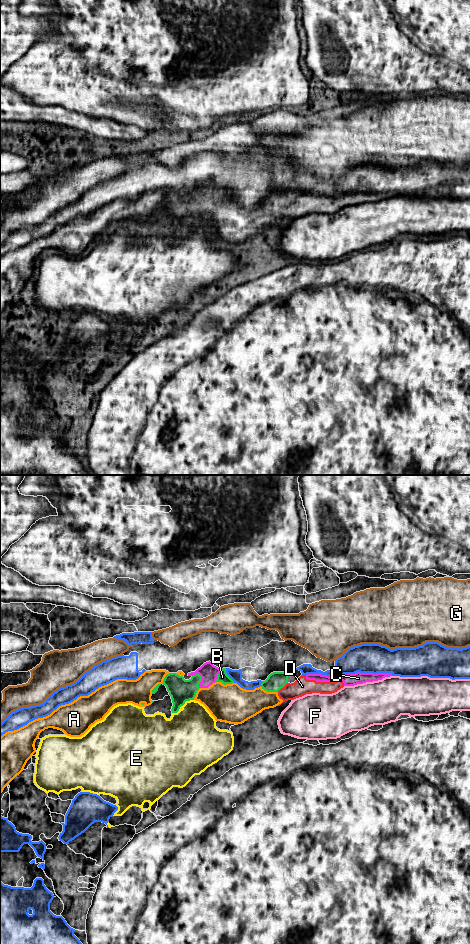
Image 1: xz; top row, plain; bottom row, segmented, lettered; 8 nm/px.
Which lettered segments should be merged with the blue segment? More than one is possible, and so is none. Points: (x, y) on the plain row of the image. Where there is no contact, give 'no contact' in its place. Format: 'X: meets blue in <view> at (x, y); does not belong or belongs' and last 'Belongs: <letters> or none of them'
A: meets blue in xz at (72, 221); does not belong
B: meets blue in xz at (227, 194); does not belong
C: meets blue in xz at (349, 193); does not belong
D: meets blue in xz at (304, 194); does not belong
E: meets blue in xz at (90, 313); does not belong
F: meets blue in xz at (431, 197); does not belong
G: meets blue in xz at (401, 168); does not belong
Belongs: none of them

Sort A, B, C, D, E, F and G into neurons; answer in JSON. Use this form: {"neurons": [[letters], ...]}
{"neurons": [["A", "B", "C", "D"], ["E"], ["F"], ["G"]]}

